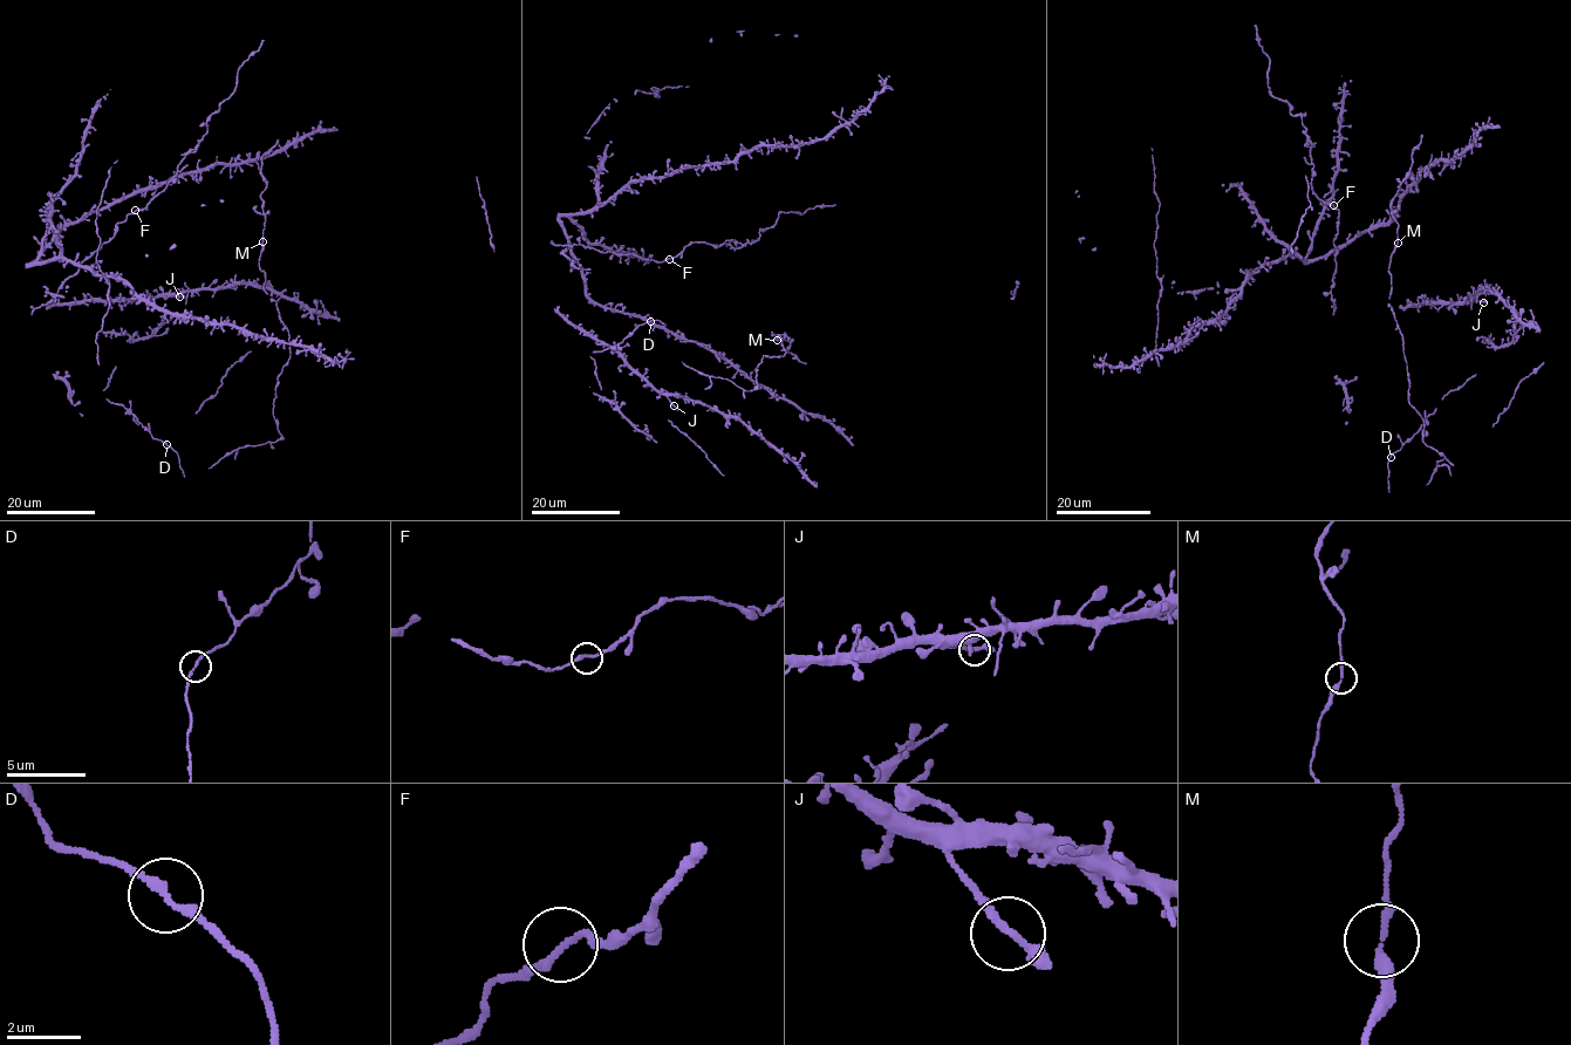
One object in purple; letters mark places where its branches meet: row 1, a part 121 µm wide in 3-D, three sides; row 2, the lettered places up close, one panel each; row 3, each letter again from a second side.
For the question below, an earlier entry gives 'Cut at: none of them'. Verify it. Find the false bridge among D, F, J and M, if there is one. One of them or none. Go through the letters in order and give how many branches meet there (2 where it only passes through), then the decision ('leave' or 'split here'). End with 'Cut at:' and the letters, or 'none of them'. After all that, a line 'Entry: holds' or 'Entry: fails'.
D: branches 2; leave
F: branches 2; leave
J: branches 2; leave
M: branches 2; leave
Cut at: none of them
Entry: holds

